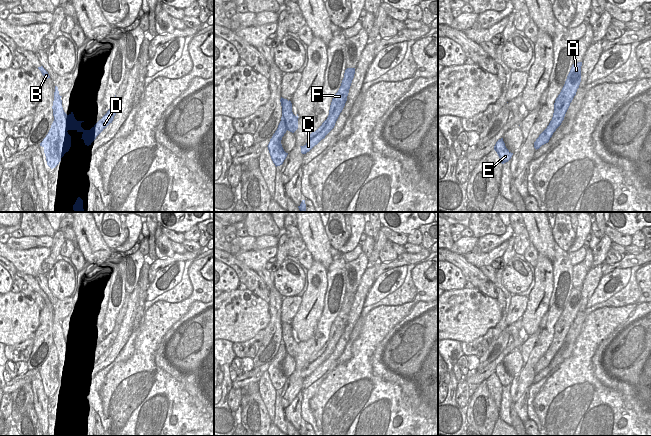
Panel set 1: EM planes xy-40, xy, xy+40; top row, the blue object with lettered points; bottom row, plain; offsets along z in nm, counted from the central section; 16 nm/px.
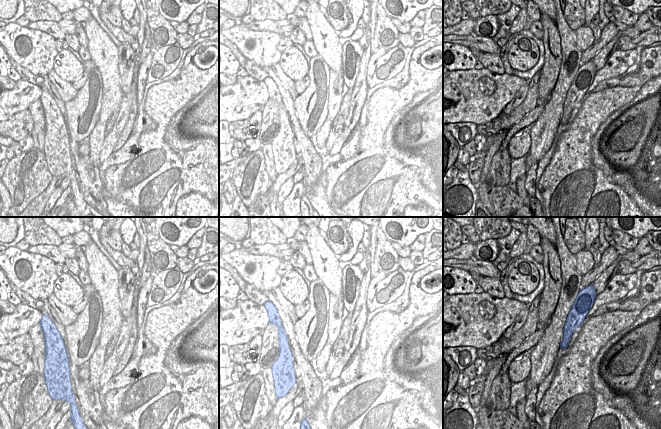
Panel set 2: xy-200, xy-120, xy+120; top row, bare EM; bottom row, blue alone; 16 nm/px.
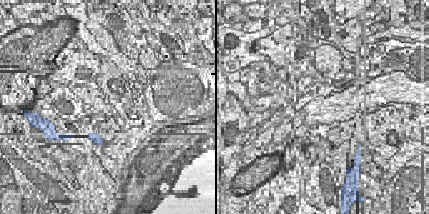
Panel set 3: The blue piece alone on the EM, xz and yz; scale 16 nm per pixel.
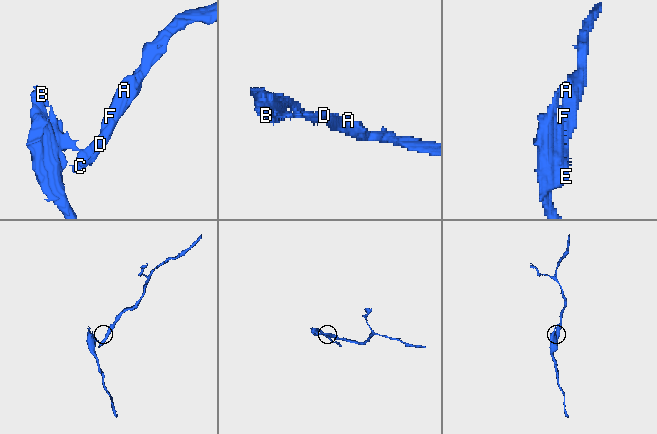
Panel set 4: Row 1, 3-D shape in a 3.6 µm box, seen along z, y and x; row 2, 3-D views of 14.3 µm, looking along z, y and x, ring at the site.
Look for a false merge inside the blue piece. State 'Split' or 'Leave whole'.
Split.

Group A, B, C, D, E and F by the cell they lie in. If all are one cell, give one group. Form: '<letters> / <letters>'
A C D F / B E

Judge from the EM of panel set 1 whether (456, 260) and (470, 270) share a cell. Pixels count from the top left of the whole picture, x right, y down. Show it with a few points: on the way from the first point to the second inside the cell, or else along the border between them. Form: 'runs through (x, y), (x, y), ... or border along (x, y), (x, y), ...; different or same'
border along (469, 263), (456, 266); different

